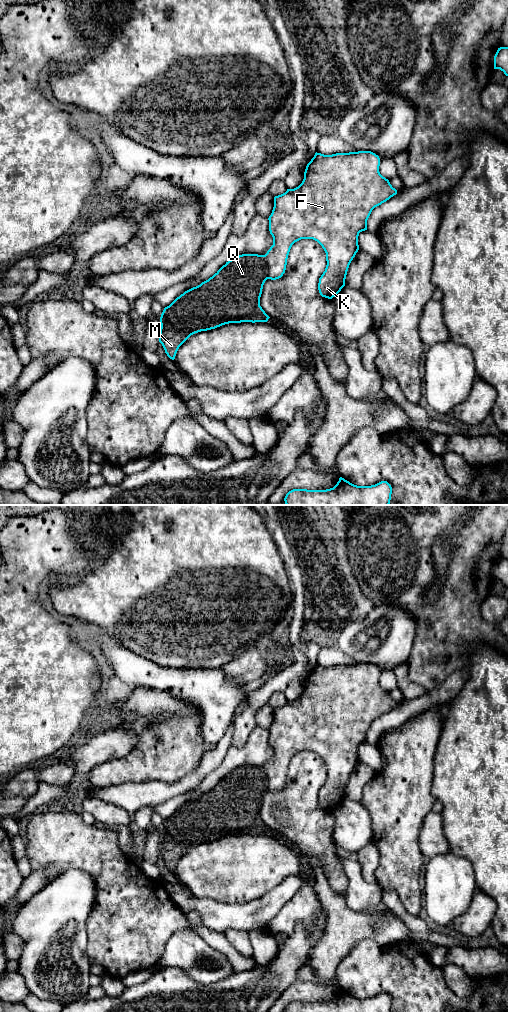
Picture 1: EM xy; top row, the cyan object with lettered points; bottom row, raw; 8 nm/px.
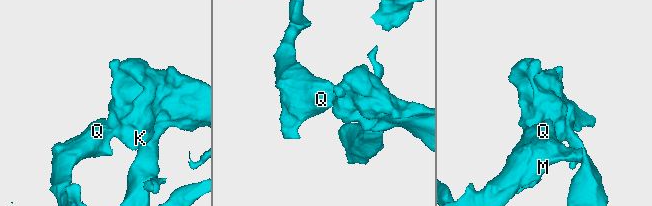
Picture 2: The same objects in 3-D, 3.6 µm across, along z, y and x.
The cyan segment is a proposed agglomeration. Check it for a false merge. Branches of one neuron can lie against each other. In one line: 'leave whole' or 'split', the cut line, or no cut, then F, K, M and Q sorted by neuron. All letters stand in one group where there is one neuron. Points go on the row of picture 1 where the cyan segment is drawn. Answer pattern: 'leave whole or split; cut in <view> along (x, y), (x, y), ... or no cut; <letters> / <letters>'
split; cut in xy along (264, 255), (268, 278); F K / M Q

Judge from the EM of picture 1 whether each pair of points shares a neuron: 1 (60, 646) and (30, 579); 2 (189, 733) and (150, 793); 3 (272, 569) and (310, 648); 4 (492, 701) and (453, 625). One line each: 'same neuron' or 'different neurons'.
1: same neuron
2: different neurons
3: different neurons
4: different neurons

